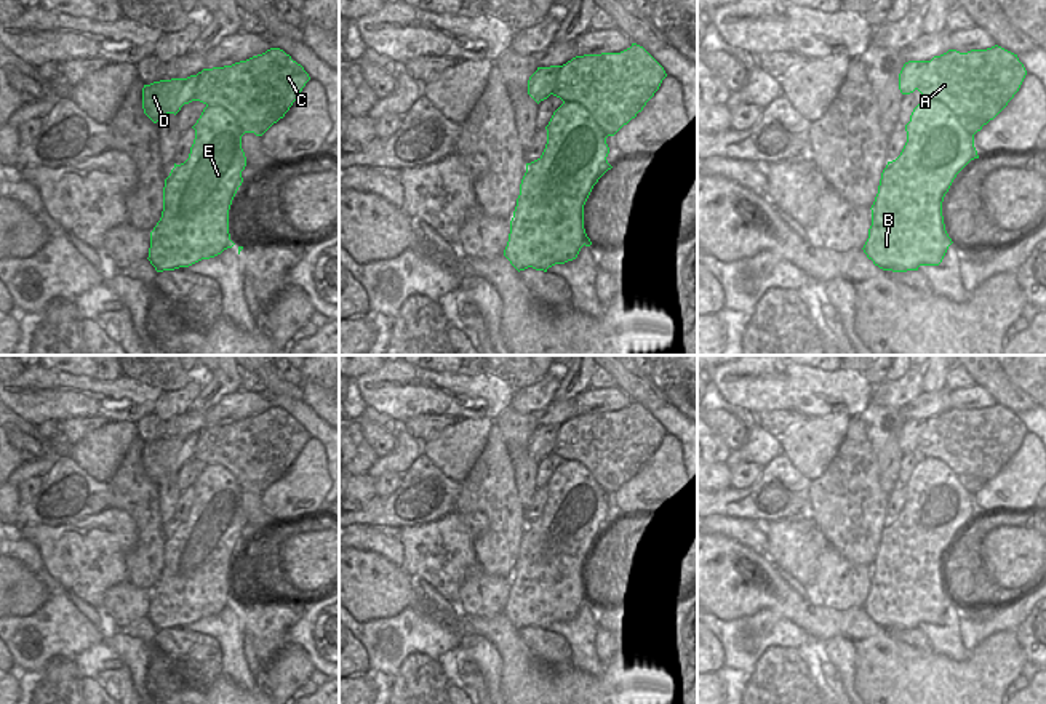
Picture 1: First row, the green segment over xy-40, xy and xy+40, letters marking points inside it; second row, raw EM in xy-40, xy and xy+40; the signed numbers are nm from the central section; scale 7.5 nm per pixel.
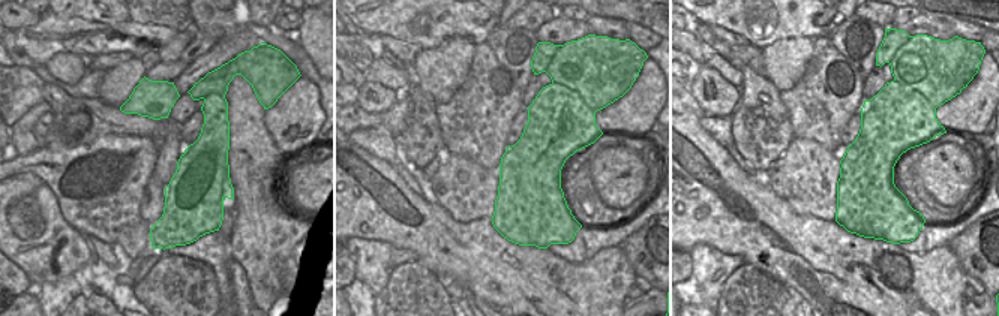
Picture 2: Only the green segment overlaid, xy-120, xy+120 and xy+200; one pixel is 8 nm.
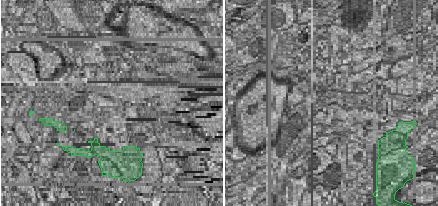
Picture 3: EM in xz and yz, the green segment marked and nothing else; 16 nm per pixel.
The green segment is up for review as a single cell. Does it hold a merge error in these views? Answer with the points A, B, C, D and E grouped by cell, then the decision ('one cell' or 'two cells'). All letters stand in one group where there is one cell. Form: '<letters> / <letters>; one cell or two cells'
A C D / B E; two cells

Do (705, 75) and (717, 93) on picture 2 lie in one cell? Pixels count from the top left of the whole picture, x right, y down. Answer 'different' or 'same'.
same

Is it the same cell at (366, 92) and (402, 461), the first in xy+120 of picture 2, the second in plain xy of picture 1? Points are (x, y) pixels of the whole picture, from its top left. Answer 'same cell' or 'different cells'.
different cells

